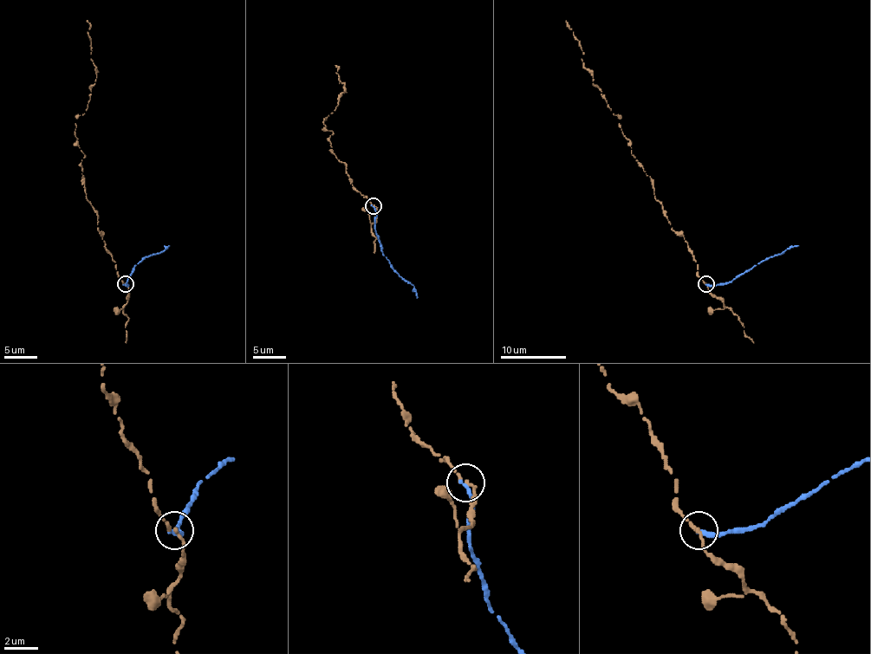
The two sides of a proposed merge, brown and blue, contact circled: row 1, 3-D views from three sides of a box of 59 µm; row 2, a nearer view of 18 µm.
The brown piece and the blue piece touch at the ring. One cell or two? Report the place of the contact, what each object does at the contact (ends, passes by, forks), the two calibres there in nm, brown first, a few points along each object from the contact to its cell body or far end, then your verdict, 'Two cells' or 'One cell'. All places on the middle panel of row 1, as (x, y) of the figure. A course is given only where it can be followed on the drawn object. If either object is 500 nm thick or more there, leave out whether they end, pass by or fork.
Place: (373, 205). At the ring brown passes by. At the ring blue ends. Thickness 200 nm (brown) against 320 nm. Course of brown: (373, 205), (353, 187), (346, 165), (329, 145), (333, 132), (327, 130), (323, 124), (344, 93), (334, 65). Course of blue: (372, 205), (380, 251), (390, 266), (414, 287), (416, 298). Two cells

